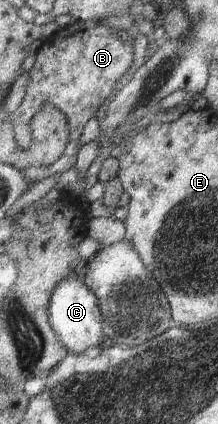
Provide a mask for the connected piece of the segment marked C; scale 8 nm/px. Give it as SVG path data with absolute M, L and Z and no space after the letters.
M75 275L63 279L51 297L50 323L61 337L61 343L71 353L83 354L91 347L99 347L105 341L103 317L95 293L86 282Z

